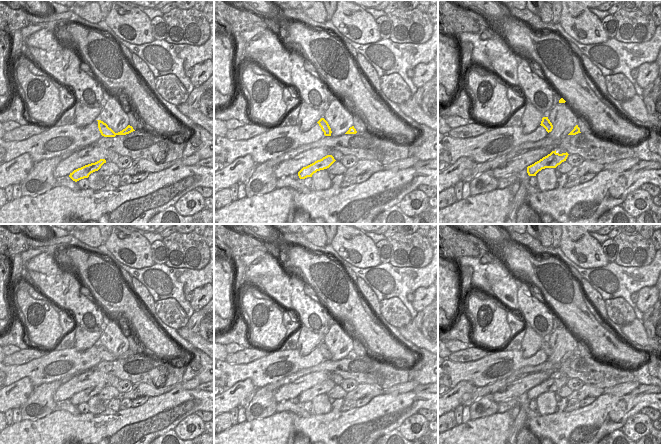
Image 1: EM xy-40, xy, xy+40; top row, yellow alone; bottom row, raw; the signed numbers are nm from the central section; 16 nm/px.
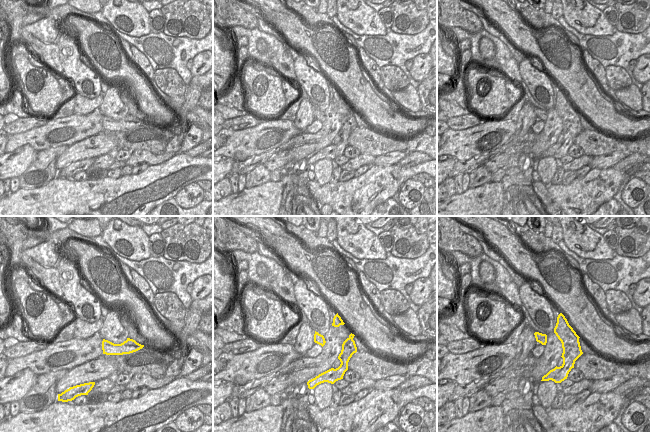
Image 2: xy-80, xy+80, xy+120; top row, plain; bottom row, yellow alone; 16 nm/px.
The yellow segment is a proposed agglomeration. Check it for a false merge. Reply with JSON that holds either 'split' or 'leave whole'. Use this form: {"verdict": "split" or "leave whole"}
{"verdict": "split"}

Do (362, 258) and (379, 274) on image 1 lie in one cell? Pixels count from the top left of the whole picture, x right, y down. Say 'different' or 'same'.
different

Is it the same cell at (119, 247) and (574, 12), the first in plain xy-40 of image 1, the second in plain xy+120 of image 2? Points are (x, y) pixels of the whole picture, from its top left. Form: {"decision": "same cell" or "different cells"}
{"decision": "same cell"}

